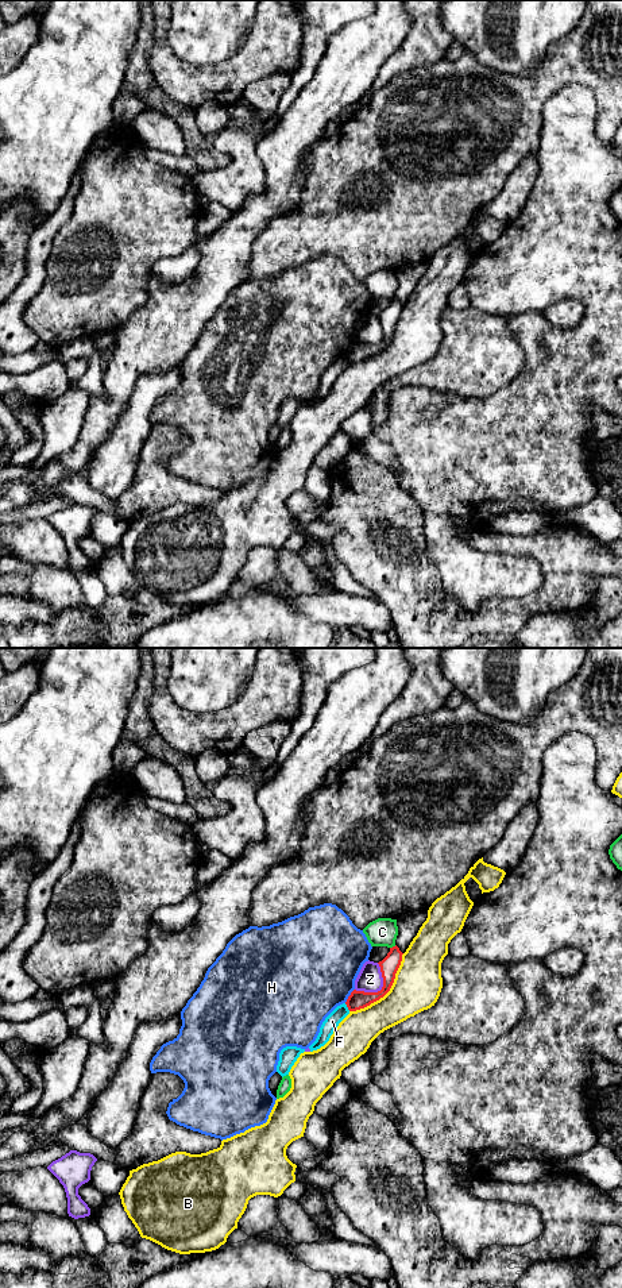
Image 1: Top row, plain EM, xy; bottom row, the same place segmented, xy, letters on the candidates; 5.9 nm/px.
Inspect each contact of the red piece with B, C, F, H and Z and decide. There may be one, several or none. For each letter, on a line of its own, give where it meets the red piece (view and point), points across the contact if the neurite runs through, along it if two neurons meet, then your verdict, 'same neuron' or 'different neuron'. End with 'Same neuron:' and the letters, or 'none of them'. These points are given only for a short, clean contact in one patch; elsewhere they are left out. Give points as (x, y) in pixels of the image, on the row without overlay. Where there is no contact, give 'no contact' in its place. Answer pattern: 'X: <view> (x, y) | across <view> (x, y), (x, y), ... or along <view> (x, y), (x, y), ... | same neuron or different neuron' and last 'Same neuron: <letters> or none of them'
B: xy (387, 343) | different neuron
C: xy (393, 299) | different neuron
F: xy (347, 358) | along xy (344, 355), (350, 362) | different neuron
H: xy (350, 347) | along xy (354, 340), (344, 354) | different neuron
Z: xy (382, 340) | different neuron
Same neuron: none of them

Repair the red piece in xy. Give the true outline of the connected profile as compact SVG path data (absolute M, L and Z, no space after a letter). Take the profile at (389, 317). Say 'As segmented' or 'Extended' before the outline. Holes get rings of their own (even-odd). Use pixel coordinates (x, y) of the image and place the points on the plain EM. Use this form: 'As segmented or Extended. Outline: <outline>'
As segmented. Outline: M397 297L390 300L387 308L378 315L383 329L382 342L378 344L364 344L354 342L345 354L349 363L364 360L383 350L390 343L395 331L395 325L401 317L402 306L403 305L399 302Z

